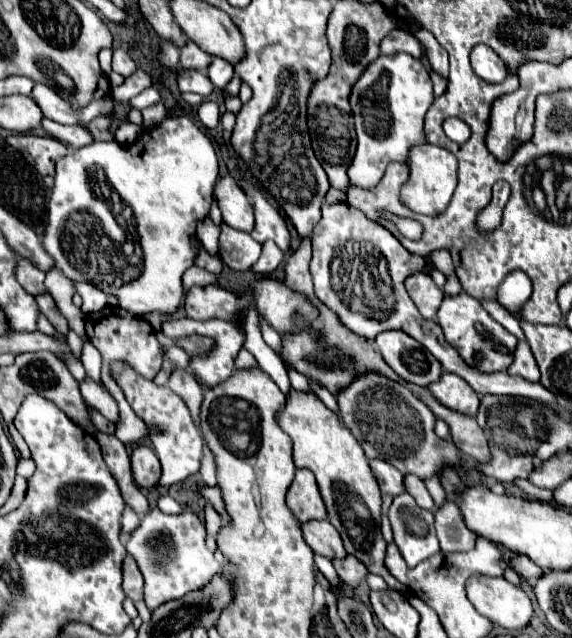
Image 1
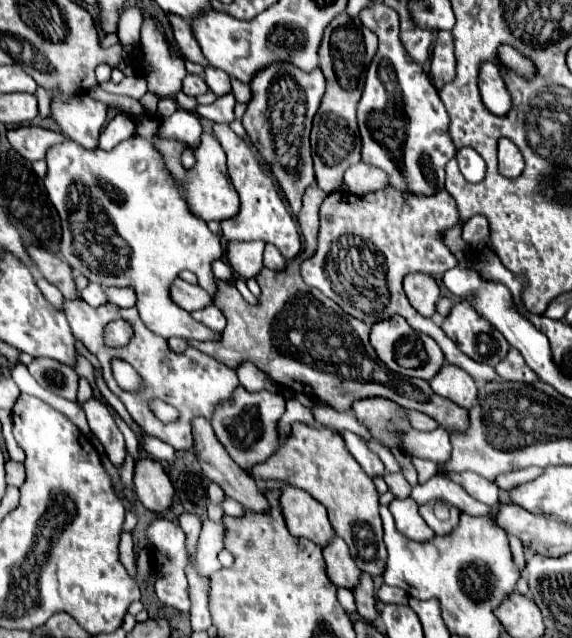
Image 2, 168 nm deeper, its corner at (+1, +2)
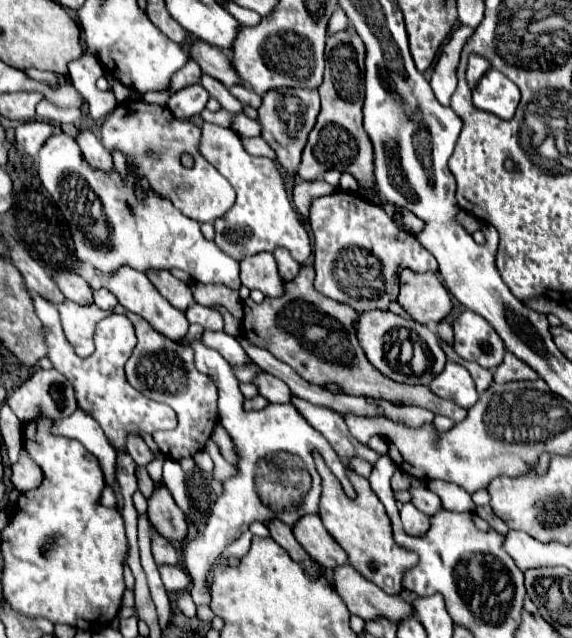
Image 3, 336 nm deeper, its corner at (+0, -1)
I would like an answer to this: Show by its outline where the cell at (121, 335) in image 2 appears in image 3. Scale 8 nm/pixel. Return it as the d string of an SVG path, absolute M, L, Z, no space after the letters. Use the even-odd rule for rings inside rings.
M31 292L31 300L35 306L35 314L43 324L41 334L47 344L47 358L53 362L53 368L59 370L75 386L79 408L83 408L87 414L91 414L99 422L111 446L125 450L127 432L153 434L155 430L171 430L177 426L177 414L169 410L169 406L153 402L151 398L145 398L125 380L123 366L133 354L133 348L137 344L135 328L127 316L111 314L100 321L96 325L94 334L95 352L87 358L79 358L73 346L69 344L69 340L65 338L57 306L33 292Z

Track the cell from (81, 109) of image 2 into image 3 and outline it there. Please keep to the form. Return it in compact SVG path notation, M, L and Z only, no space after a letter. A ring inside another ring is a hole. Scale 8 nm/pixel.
M81 130L77 134L77 144L81 146L81 152L91 166L101 168L101 170L111 170L111 166L113 166L111 154L109 154L109 150L105 150L101 140L91 130Z

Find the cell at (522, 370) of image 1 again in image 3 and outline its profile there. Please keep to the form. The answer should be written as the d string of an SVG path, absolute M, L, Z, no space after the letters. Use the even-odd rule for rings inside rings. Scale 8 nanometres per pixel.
M505 354L503 362L497 366L493 380L495 382L513 382L513 380L537 380L539 376L533 372L533 368L525 366L525 362L521 362L519 358L513 358L513 354Z

